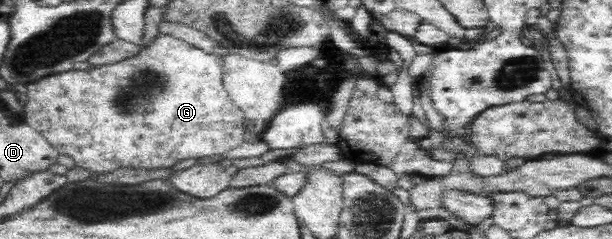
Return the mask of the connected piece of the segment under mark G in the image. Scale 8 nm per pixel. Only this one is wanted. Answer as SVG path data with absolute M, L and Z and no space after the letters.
M159 33L155 35L149 43L141 43L140 48L130 56L121 58L116 62L92 65L86 70L69 70L61 73L49 75L47 77L26 83L27 93L23 96L23 119L31 124L40 134L43 134L59 153L65 153L73 158L75 165L89 171L111 172L118 168L144 168L169 167L183 159L198 159L200 157L213 157L213 155L224 155L229 151L243 145L248 139L249 130L247 129L247 118L243 115L243 110L233 103L229 92L223 84L223 73L225 73L225 59L206 52L201 48L175 36L171 33Z

